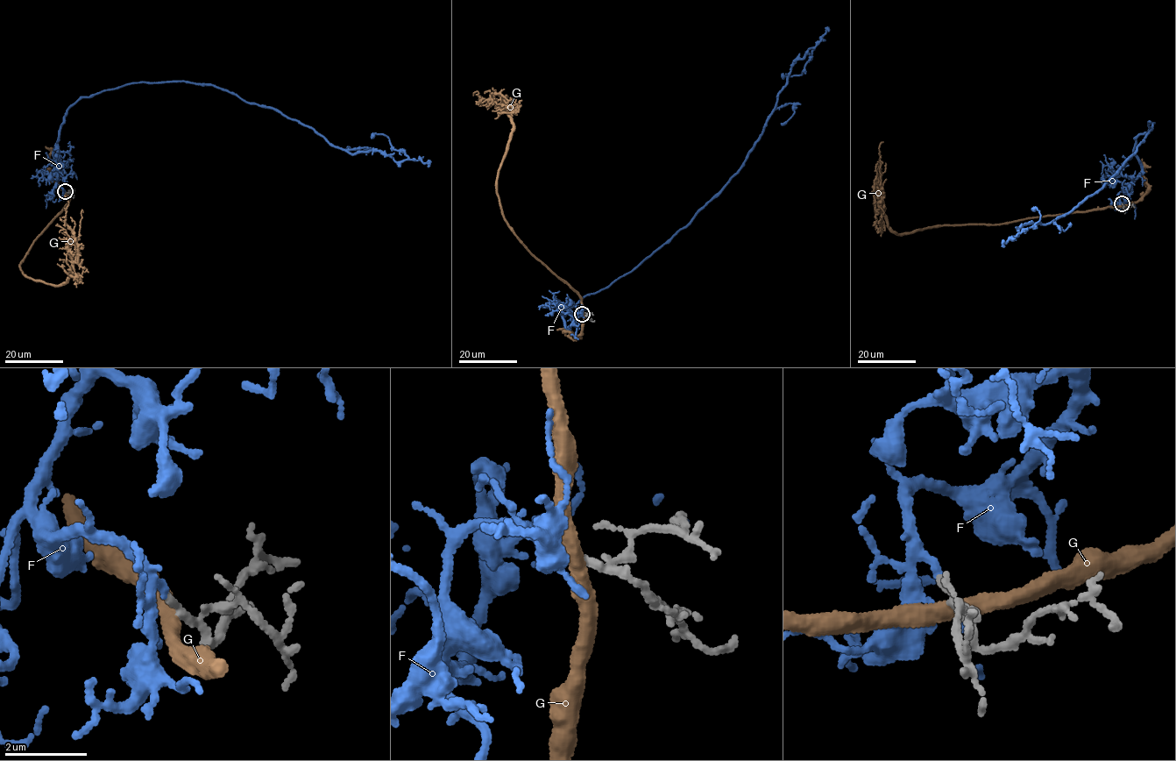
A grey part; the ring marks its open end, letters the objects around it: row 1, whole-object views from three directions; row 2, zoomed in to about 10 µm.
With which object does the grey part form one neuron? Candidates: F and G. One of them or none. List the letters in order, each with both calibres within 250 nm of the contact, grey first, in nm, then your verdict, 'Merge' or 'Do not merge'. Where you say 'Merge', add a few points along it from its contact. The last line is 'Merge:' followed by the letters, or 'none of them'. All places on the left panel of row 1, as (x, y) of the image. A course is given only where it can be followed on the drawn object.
F: Thickness 180 nm (grey) against 140 nm. Merge. Its course: (65, 191), (53, 149), (67, 110), (141, 81), (215, 85), (352, 154), (407, 159), (388, 138), (371, 138)
G: Thickness 170 nm (grey) against 400 nm. Do not merge
Merge: F

